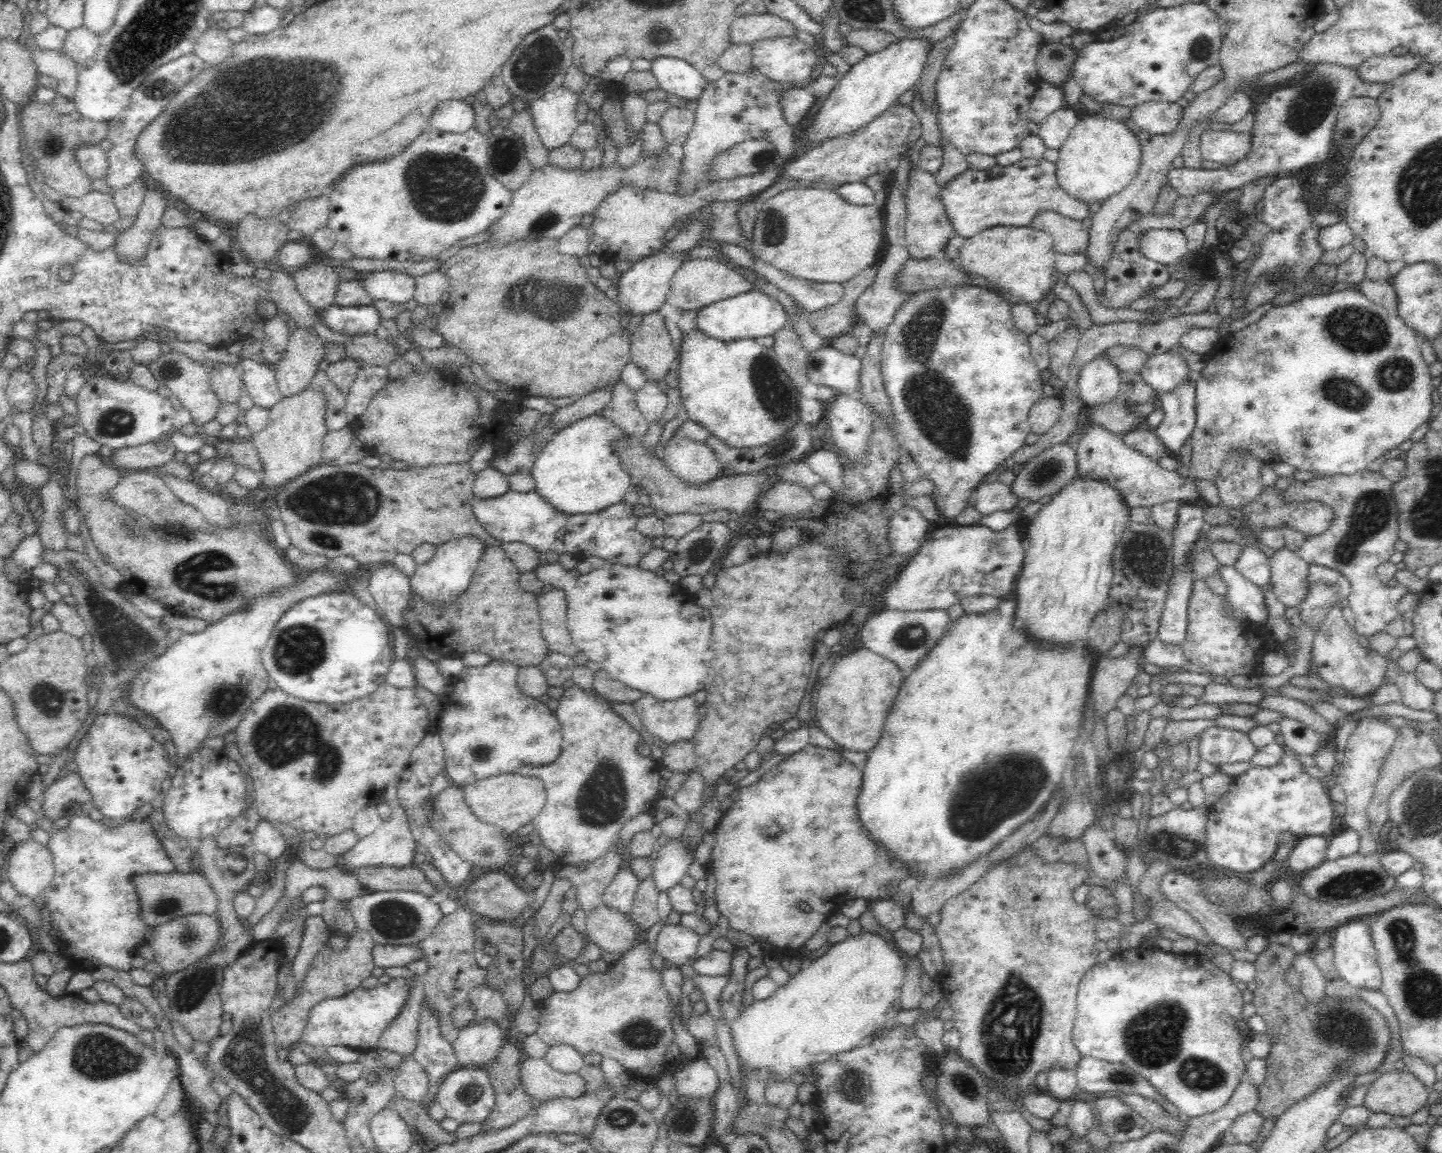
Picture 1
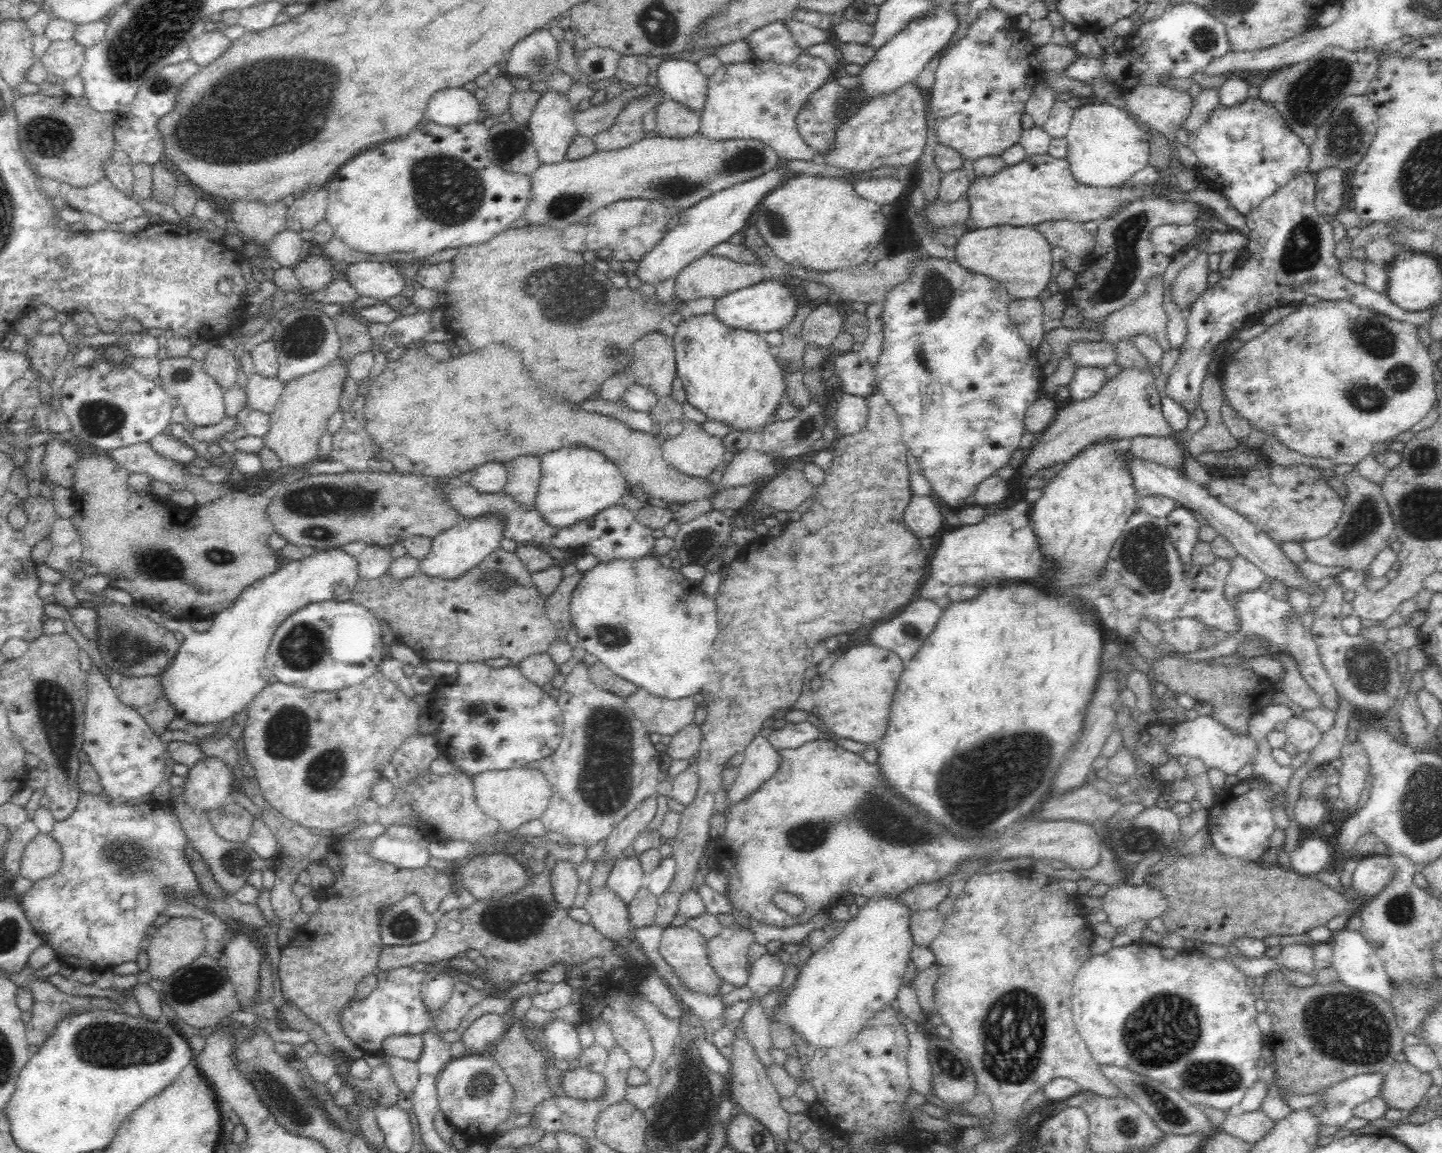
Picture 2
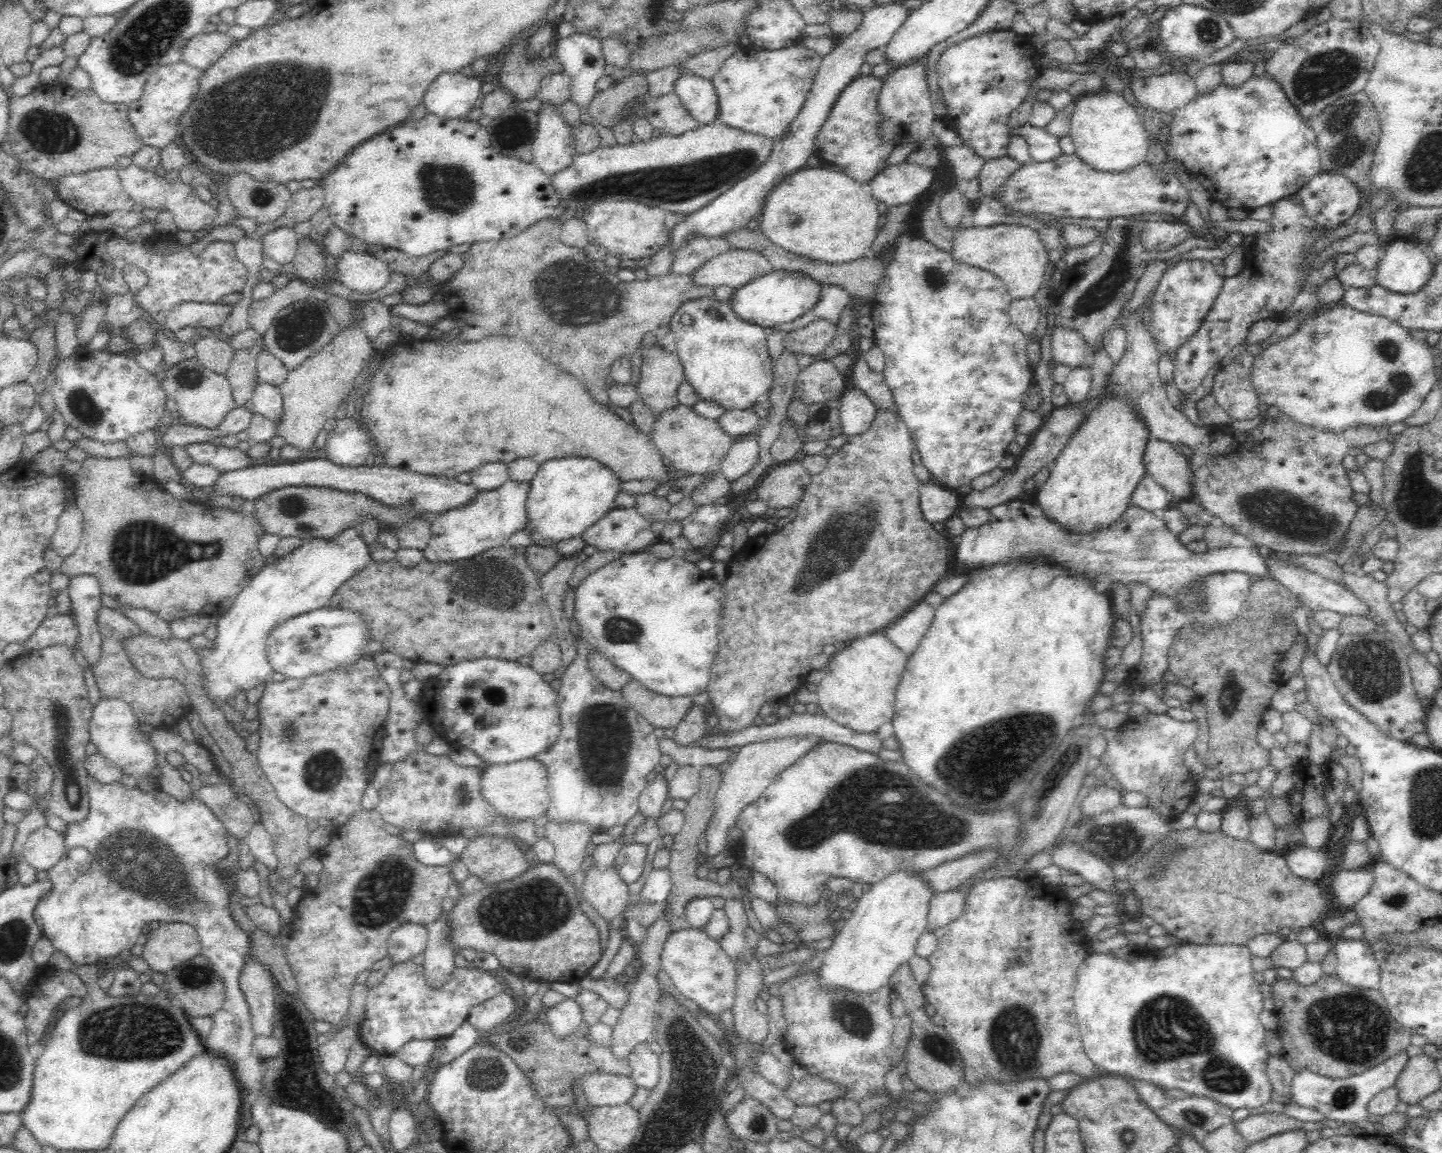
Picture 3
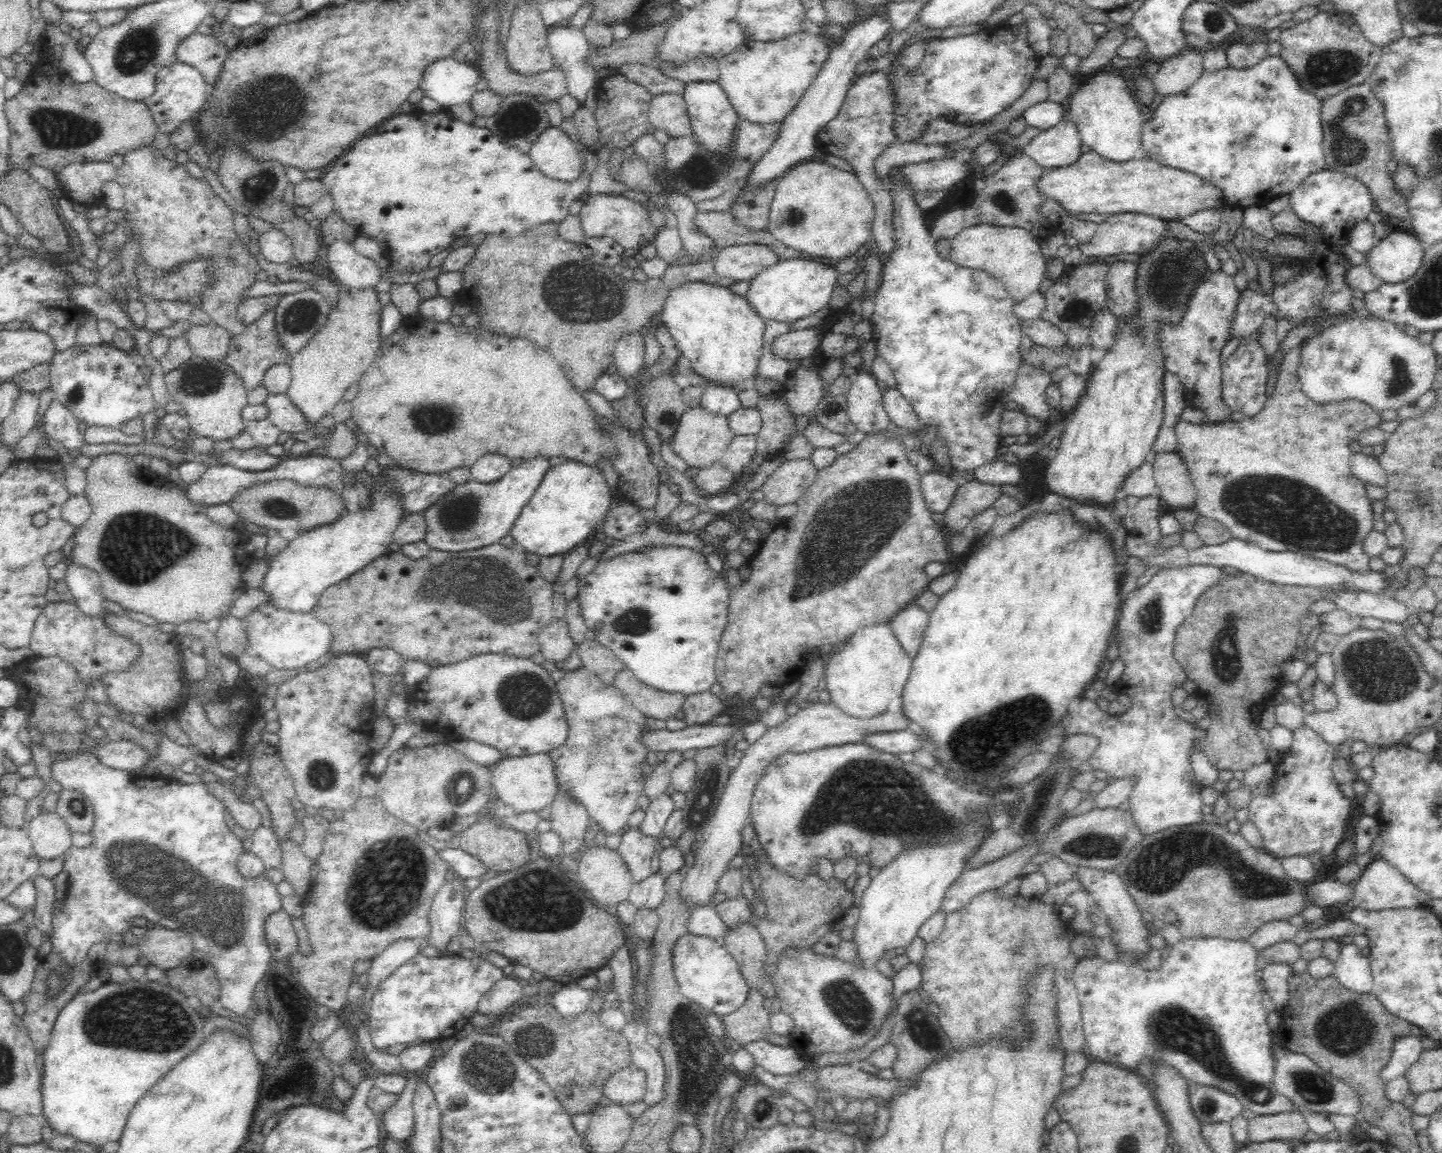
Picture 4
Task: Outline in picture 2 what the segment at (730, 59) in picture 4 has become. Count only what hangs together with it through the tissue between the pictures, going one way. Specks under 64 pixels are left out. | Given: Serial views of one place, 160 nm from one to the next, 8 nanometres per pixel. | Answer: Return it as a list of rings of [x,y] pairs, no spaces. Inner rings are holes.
[[[808,52],[798,55],[789,65],[774,62],[764,62],[756,57],[738,64],[721,65],[708,78],[708,92],[704,106],[700,110],[700,126],[698,133],[708,141],[722,140],[758,140],[771,147],[780,161],[813,160],[816,152],[800,137],[796,126],[798,108],[806,102],[806,98],[818,90],[826,81],[830,80],[831,67],[820,57],[810,56]]]

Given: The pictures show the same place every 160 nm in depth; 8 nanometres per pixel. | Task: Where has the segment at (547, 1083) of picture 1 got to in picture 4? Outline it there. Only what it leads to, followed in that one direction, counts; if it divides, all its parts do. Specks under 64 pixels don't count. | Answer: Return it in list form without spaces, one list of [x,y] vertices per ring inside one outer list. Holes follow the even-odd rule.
[[[631,1064],[610,1074],[602,1084],[600,1093],[603,1094],[602,1098],[612,1101],[613,1104],[633,1104],[643,1100],[644,1080],[644,1071]]]

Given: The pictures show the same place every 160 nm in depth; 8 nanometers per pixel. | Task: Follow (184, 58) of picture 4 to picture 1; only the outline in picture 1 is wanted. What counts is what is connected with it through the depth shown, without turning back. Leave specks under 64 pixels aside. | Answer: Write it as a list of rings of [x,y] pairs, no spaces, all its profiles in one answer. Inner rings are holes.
[[[208,26],[196,39],[193,53],[201,58],[208,67],[220,64],[226,57],[230,56],[233,45],[226,33],[224,28]]]

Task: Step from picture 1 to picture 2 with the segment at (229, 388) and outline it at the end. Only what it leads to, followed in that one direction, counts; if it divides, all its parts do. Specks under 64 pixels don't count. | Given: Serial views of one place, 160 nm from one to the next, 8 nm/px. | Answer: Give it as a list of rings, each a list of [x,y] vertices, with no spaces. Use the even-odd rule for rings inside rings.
[[[210,346],[202,365],[206,373],[220,385],[222,390],[227,391],[236,384],[239,368],[238,360],[233,353],[223,347]]]

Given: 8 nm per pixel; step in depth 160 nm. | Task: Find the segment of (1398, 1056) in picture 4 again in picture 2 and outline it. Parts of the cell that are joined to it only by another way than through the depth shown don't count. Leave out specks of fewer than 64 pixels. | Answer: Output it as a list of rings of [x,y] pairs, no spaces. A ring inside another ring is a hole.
[[[1375,1072],[1357,1074],[1322,1089],[1322,1101],[1326,1102],[1326,1110],[1320,1116],[1322,1124],[1344,1128],[1352,1118],[1355,1107],[1379,1096],[1380,1086],[1382,1073]]]

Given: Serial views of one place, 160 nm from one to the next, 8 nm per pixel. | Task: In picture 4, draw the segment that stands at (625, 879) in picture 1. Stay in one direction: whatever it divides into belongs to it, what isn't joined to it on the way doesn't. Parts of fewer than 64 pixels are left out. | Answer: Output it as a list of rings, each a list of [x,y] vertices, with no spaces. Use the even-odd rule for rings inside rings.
[[[638,827],[622,834],[618,854],[630,871],[634,883],[646,879],[652,873],[650,860],[655,849],[655,837],[644,836]]]

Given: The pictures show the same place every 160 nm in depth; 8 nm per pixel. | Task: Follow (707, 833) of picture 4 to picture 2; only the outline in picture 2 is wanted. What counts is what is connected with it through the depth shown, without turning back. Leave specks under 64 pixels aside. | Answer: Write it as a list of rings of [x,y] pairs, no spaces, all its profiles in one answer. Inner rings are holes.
[[[758,733],[750,746],[745,748],[744,762],[739,768],[738,778],[734,780],[732,789],[727,793],[728,802],[740,802],[750,796],[764,780],[770,779],[777,772],[781,762],[776,750],[762,733]]]

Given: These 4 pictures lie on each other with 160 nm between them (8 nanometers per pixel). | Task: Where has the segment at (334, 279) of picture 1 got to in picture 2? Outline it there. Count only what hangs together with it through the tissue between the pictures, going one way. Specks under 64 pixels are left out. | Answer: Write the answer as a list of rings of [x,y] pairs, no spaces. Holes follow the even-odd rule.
[[[322,254],[304,255],[294,266],[296,279],[305,293],[316,294],[333,282],[332,267],[334,262]]]

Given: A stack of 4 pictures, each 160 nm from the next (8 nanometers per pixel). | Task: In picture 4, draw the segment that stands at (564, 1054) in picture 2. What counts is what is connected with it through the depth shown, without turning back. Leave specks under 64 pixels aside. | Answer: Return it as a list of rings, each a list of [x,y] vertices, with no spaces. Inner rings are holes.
[[[577,982],[566,983],[554,994],[551,1005],[562,1017],[575,1017],[589,1008],[591,993]]]

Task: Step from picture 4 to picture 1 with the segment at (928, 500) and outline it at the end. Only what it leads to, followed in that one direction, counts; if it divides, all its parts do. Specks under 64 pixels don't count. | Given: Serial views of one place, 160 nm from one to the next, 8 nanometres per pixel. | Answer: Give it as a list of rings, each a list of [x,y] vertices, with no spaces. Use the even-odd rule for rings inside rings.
[[[902,507],[890,517],[886,534],[890,554],[911,556],[926,540],[929,520],[910,507]]]

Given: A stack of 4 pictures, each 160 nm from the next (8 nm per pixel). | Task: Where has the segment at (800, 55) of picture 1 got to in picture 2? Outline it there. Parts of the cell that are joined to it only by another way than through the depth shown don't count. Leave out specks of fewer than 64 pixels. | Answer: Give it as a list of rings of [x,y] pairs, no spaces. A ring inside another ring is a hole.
[[[774,21],[753,30],[746,38],[754,57],[764,62],[793,63],[804,50],[792,38],[784,21]]]

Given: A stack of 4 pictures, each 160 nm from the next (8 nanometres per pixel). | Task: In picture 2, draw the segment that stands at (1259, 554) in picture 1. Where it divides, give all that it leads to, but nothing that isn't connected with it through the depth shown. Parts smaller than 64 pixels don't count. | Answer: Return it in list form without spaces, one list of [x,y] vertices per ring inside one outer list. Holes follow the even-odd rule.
[[[1236,555],[1231,560],[1230,572],[1227,575],[1225,596],[1229,606],[1234,606],[1233,600],[1240,592],[1256,590],[1268,576],[1245,556]]]

